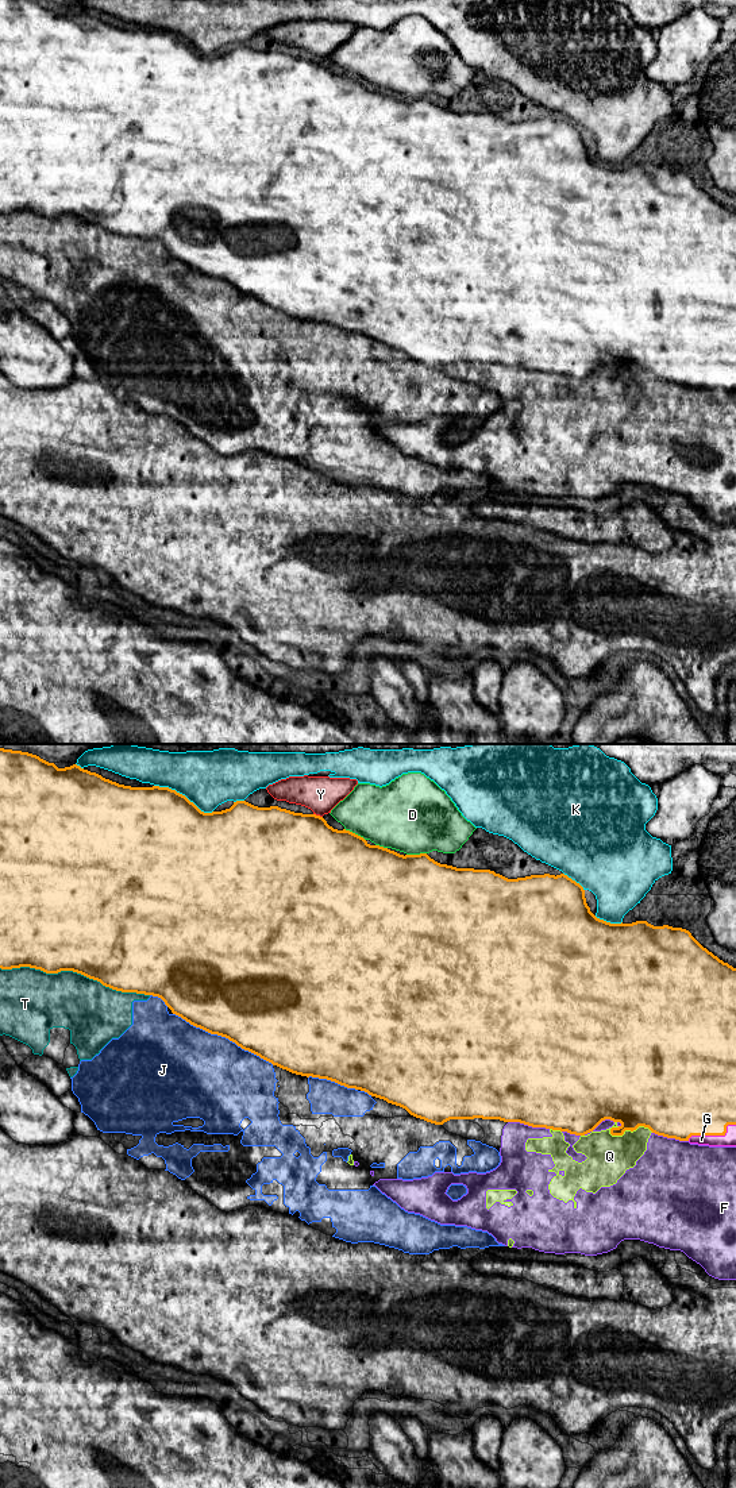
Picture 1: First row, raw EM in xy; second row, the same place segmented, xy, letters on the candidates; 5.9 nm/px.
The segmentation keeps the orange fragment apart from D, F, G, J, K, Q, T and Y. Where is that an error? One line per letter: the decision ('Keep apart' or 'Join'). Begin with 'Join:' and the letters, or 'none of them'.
Join: G
D: Keep apart
F: Keep apart
G: Join
J: Keep apart
K: Keep apart
Q: Keep apart
T: Keep apart
Y: Keep apart

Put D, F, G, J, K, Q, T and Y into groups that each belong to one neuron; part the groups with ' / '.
D Y / F Q / G / J T / K

